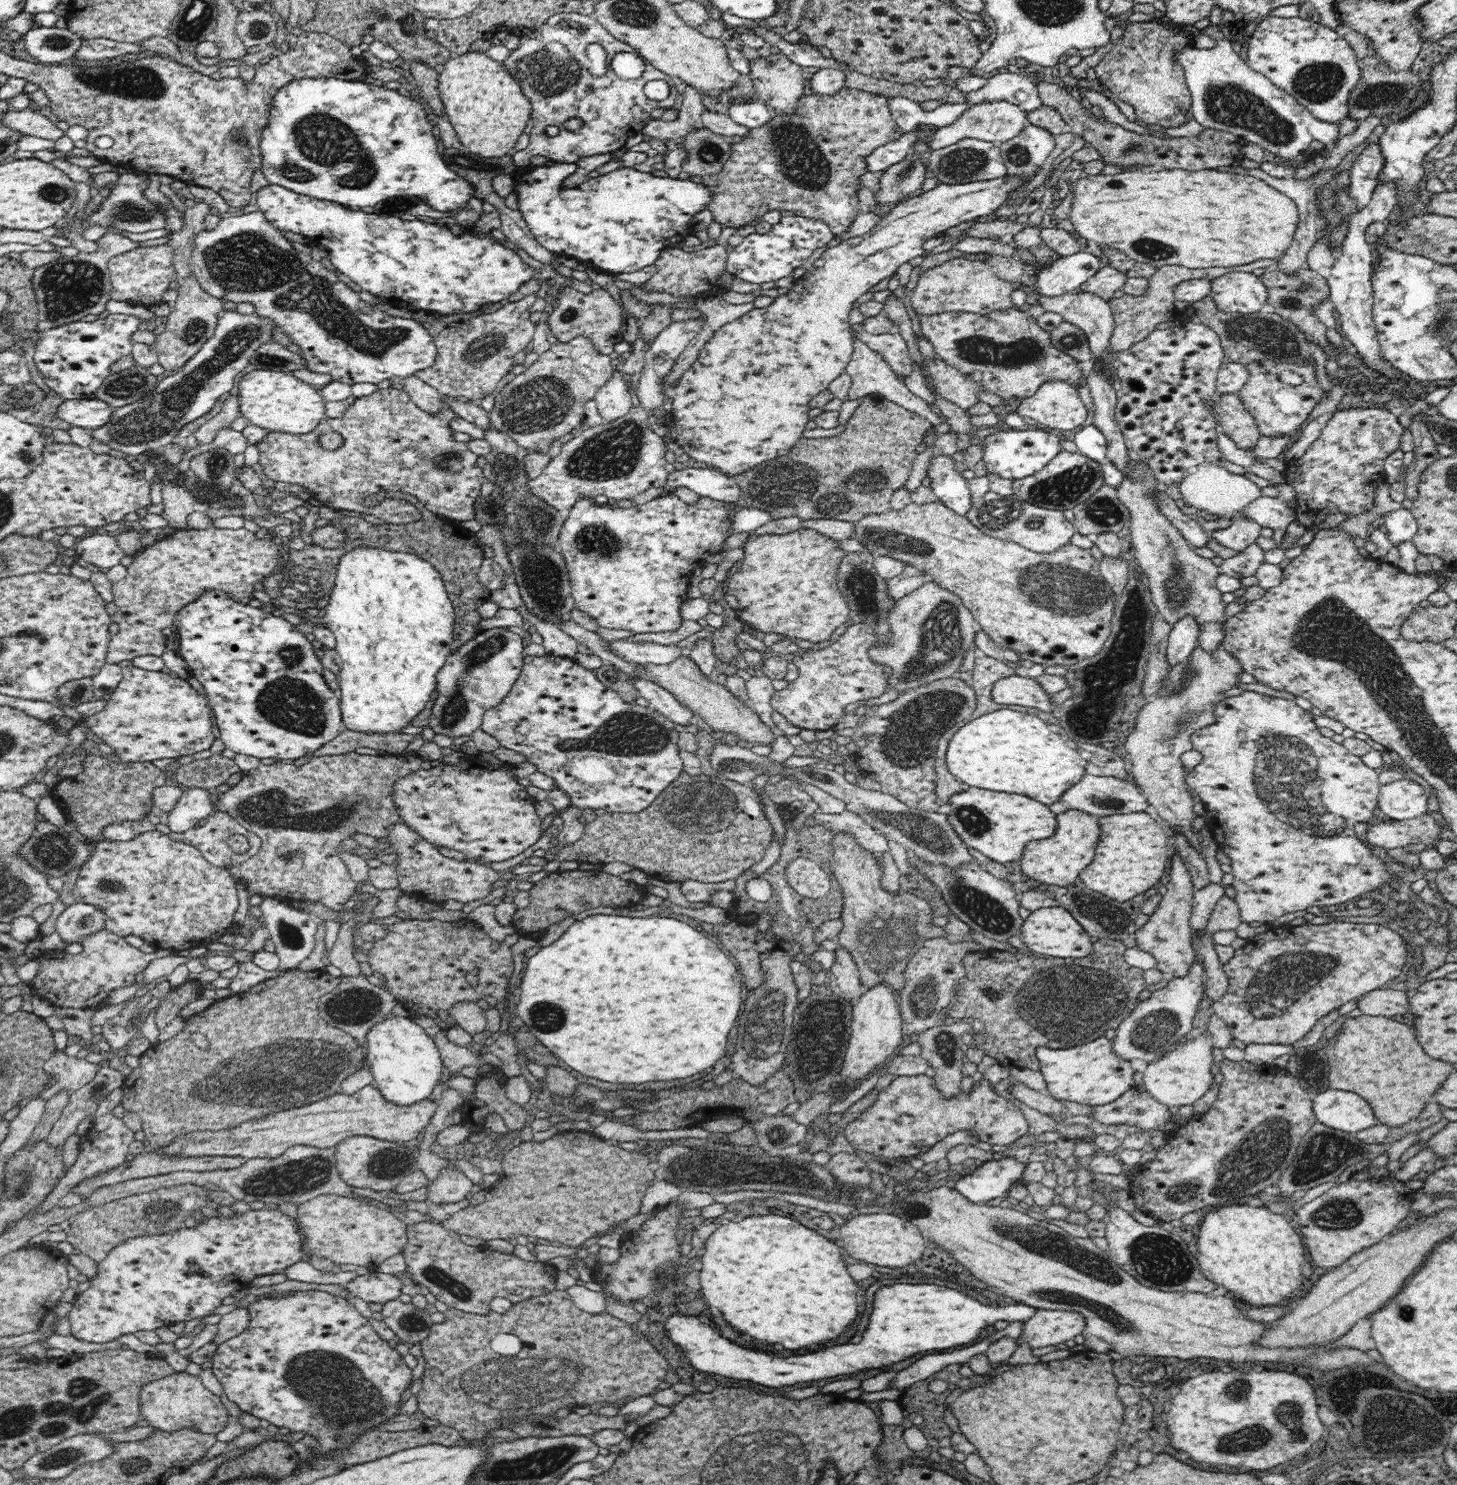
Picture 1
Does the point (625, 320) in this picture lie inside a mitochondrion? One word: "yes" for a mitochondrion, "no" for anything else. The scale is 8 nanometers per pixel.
no

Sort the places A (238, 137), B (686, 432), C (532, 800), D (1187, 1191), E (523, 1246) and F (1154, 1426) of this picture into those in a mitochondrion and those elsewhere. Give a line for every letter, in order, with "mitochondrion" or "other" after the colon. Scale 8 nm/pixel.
A: mitochondrion
B: other
C: other
D: mitochondrion
E: other
F: other

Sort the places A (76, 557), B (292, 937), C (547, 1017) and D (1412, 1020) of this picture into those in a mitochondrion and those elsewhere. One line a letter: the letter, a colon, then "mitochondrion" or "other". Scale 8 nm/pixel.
A: other
B: mitochondrion
C: mitochondrion
D: other

